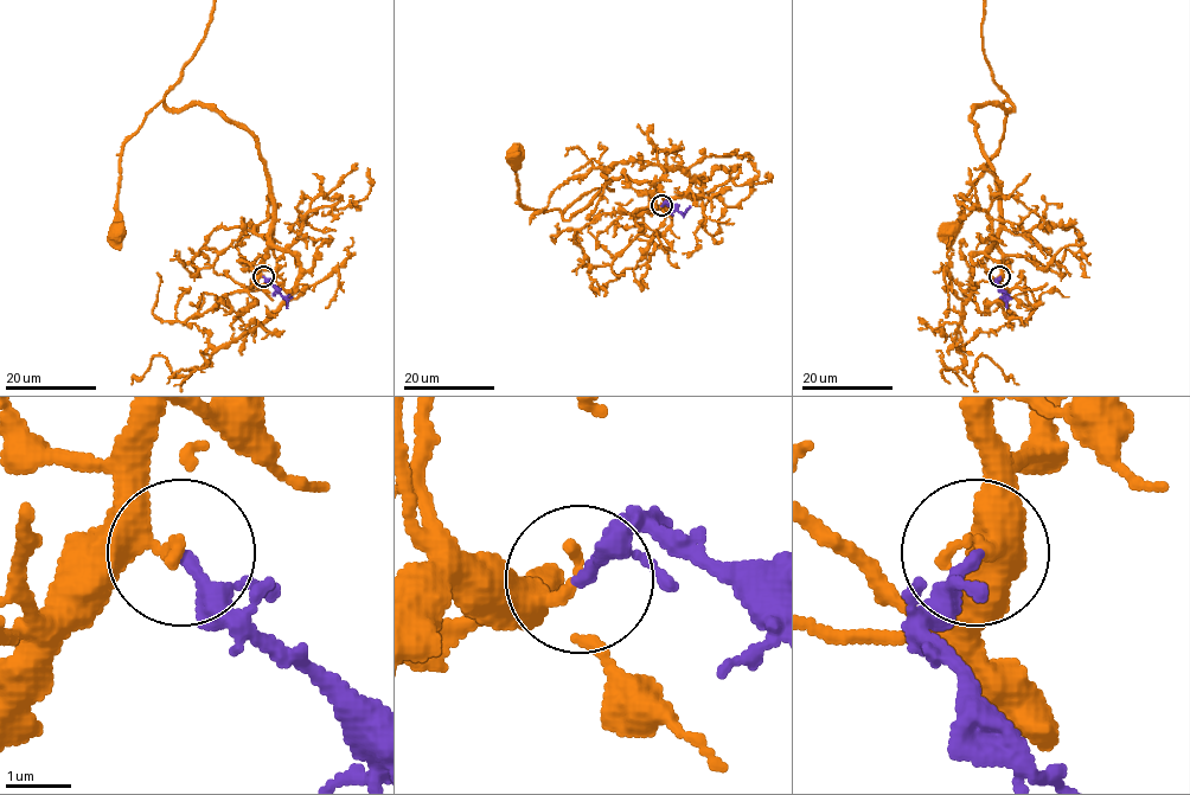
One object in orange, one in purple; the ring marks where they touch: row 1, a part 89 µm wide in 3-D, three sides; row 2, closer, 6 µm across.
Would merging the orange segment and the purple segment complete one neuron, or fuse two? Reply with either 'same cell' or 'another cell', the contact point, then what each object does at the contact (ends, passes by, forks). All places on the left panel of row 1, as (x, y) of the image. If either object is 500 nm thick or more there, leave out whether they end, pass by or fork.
same cell; place (263, 276); orange ends; purple passes by

